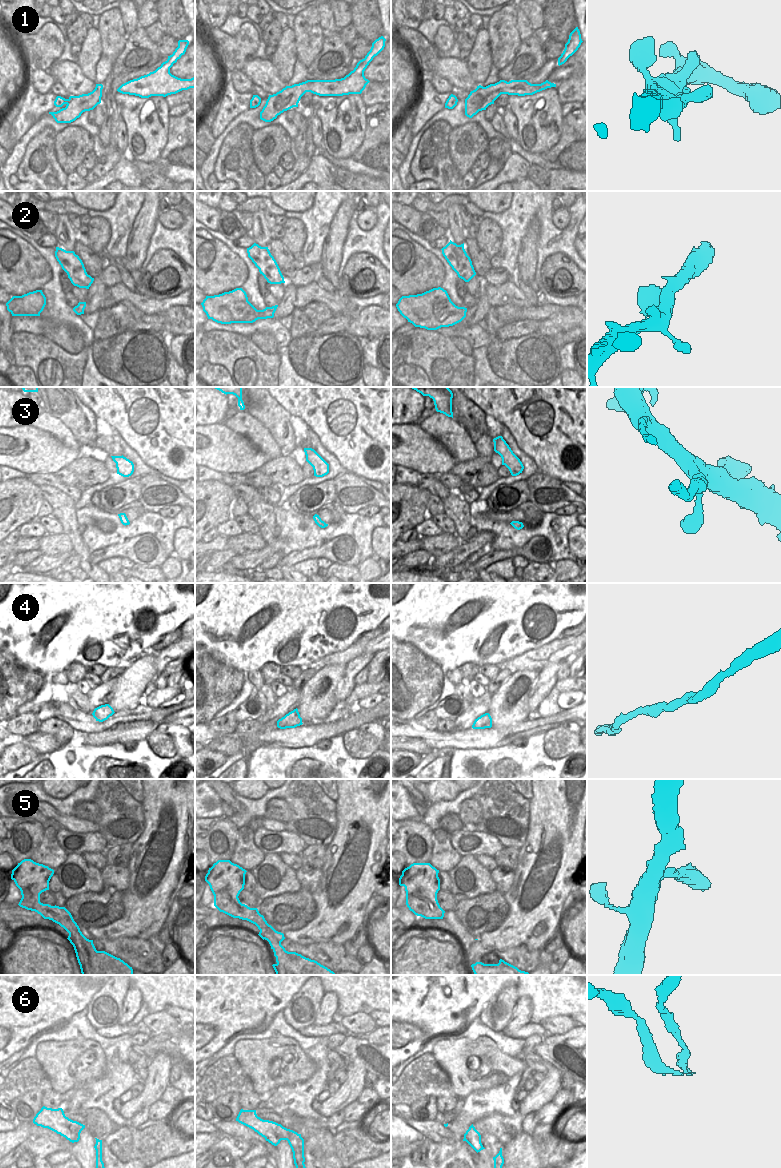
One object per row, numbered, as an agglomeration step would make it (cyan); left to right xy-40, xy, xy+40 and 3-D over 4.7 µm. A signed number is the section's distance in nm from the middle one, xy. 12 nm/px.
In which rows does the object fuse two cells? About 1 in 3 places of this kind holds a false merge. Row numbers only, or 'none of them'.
none of them

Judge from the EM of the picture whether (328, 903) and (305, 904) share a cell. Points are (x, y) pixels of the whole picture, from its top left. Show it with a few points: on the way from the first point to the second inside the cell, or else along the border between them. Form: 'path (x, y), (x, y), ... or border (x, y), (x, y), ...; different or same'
border (311, 893), (316, 906), (316, 915), (305, 925); different

